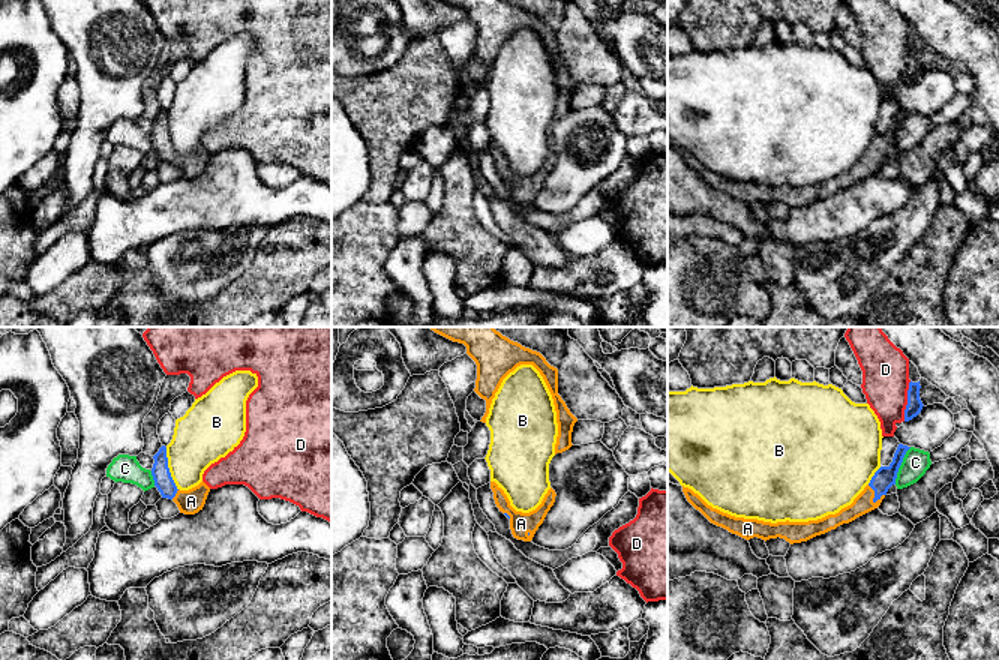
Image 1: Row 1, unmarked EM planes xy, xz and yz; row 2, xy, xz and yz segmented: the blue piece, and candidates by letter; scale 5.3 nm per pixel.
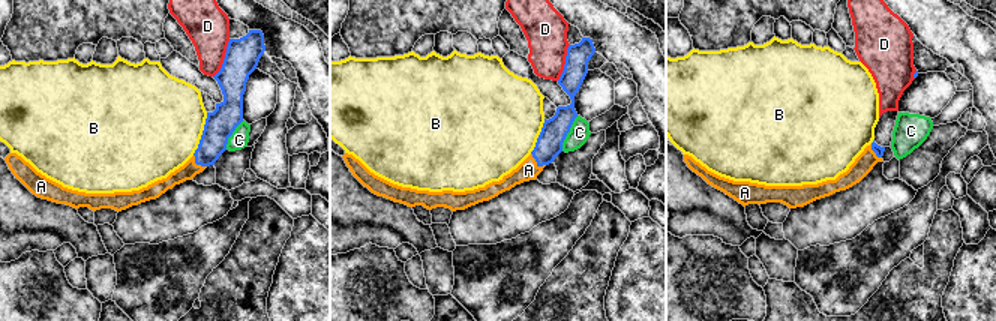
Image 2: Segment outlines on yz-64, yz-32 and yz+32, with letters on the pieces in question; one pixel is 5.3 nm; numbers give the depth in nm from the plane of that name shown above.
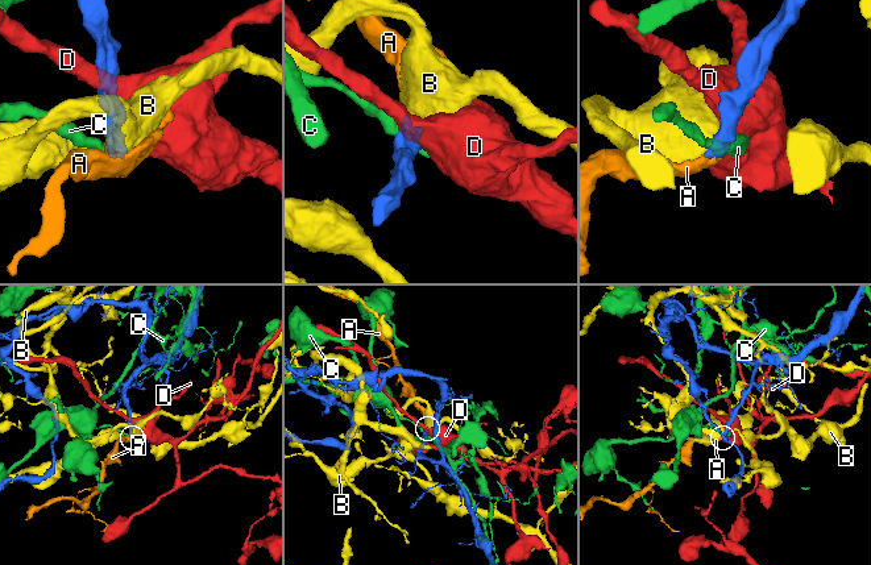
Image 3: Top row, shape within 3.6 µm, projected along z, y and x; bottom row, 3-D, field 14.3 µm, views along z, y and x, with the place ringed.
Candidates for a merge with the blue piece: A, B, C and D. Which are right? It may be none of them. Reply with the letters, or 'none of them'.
A

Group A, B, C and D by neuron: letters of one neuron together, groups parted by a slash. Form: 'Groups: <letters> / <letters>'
Groups: A / B / C / D

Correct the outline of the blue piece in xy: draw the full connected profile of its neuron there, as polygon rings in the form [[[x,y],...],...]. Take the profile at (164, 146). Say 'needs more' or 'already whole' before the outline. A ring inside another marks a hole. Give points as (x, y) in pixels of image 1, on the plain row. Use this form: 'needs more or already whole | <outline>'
needs more | [[[165,110],[159,112],[153,123],[154,128],[152,132],[152,140],[162,162],[172,164],[177,168],[180,177],[184,178],[195,178],[202,174],[210,152],[201,146],[198,150],[189,154],[180,154],[171,141]]]

